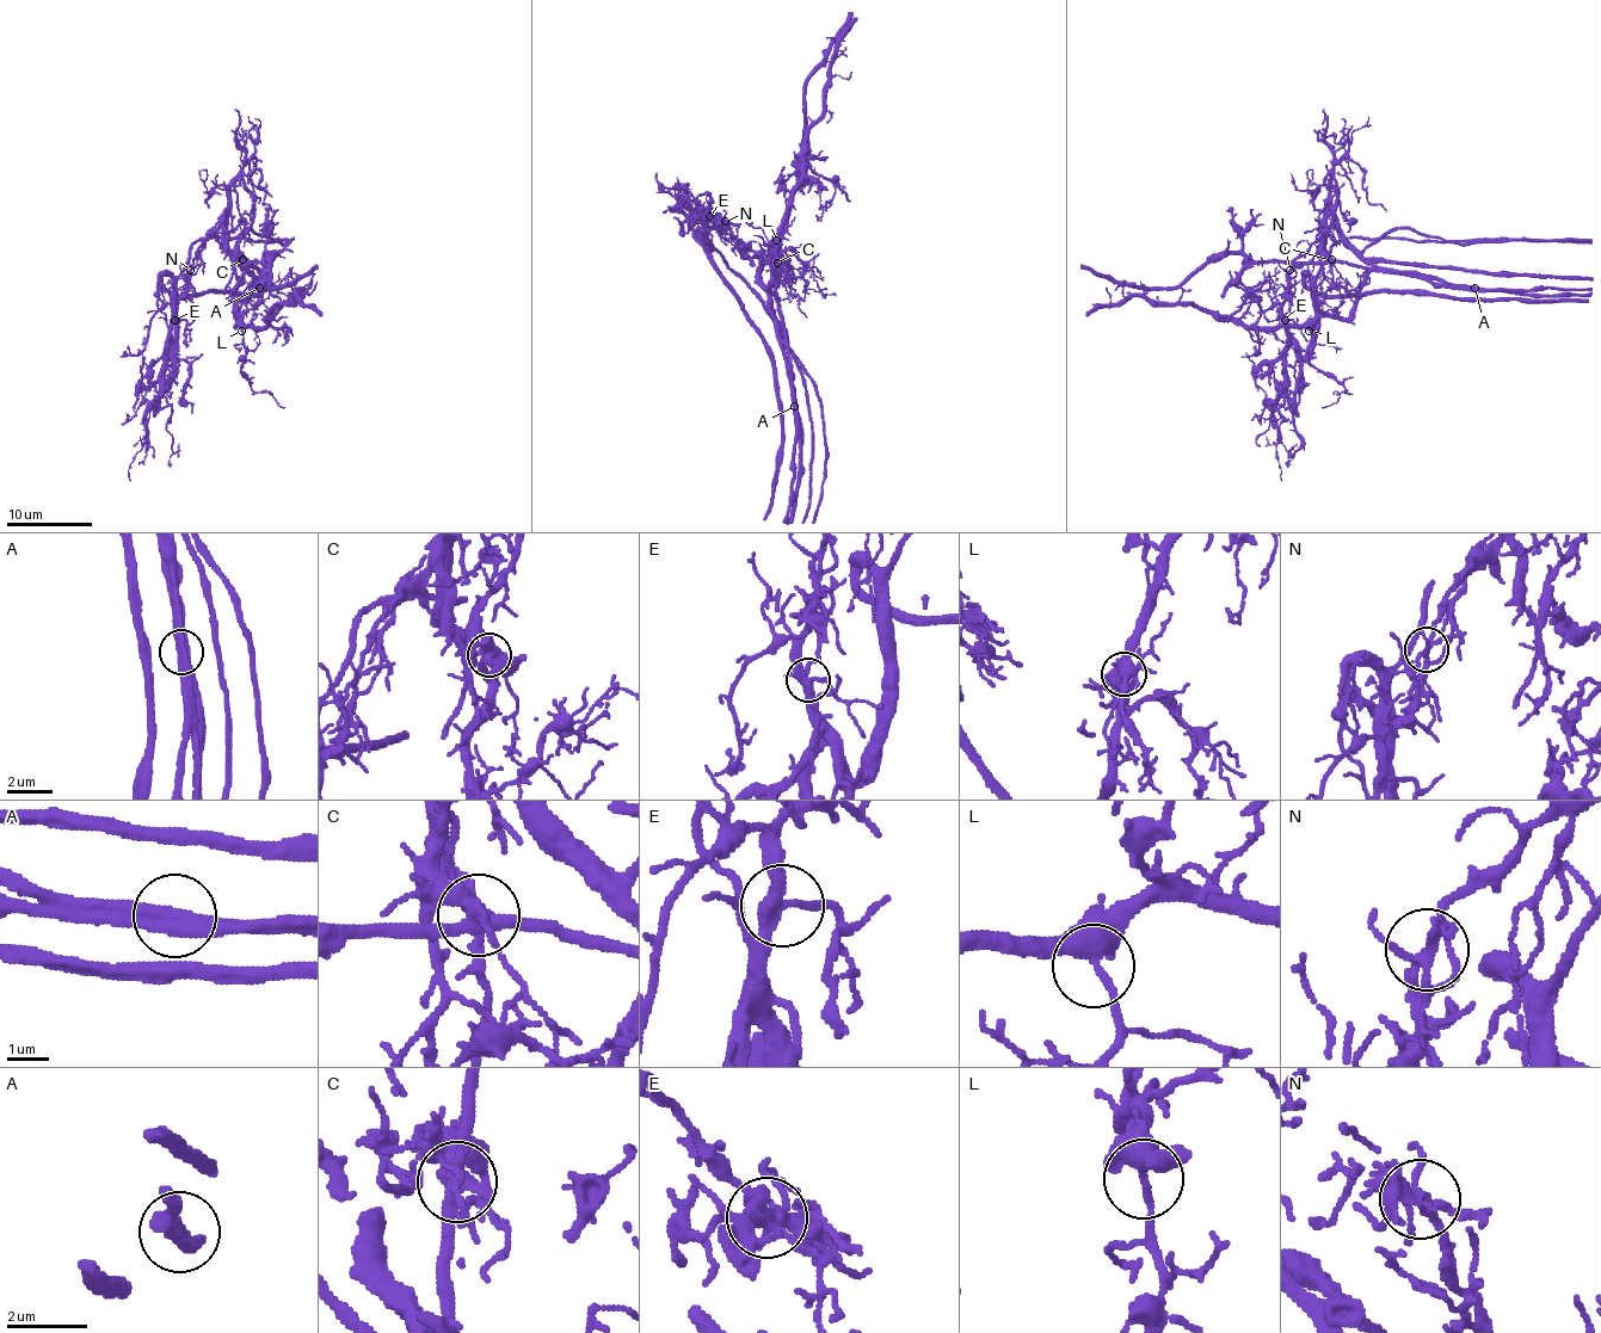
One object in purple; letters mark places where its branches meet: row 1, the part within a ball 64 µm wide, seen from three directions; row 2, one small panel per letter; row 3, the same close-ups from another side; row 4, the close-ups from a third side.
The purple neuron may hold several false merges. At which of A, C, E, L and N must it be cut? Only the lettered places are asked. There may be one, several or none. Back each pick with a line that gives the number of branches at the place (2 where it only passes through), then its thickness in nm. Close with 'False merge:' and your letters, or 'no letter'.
A: Branches: 2. Thickness 440 nm
C: Branches: 4. Thickness 420 nm
N: Branches: 4. Thickness 220 nm
False merge: A, C, N

